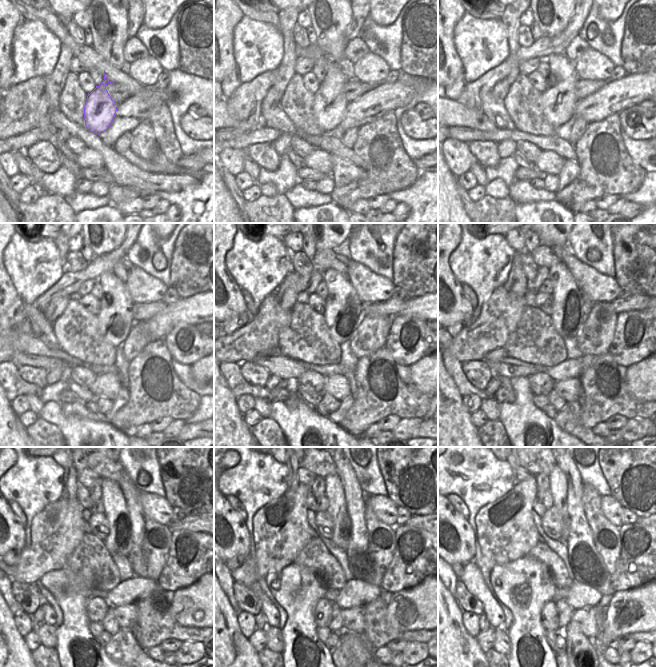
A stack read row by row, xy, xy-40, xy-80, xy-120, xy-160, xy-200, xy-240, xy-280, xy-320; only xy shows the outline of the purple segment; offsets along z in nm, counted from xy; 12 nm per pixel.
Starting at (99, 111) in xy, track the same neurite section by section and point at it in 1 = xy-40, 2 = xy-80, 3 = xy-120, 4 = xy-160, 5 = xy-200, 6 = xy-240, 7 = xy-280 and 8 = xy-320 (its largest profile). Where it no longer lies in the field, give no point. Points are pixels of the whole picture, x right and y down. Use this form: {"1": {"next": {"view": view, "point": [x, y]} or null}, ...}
{"1": {"next": {"view": "xy-40", "point": [329, 103]}}, "2": {"next": {"view": "xy-80", "point": [559, 100]}}, "3": {"next": {"view": "xy-120", "point": [115, 318]}}, "4": {"next": {"view": "xy-160", "point": [343, 313]}}, "5": {"next": {"view": "xy-200", "point": [567, 313]}}, "6": {"next": {"view": "xy-240", "point": [119, 540]}}, "7": {"next": {"view": "xy-280", "point": [342, 527]}}, "8": {"next": {"view": "xy-320", "point": [558, 487]}}}

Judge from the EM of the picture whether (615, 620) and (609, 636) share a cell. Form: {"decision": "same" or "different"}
{"decision": "same"}

